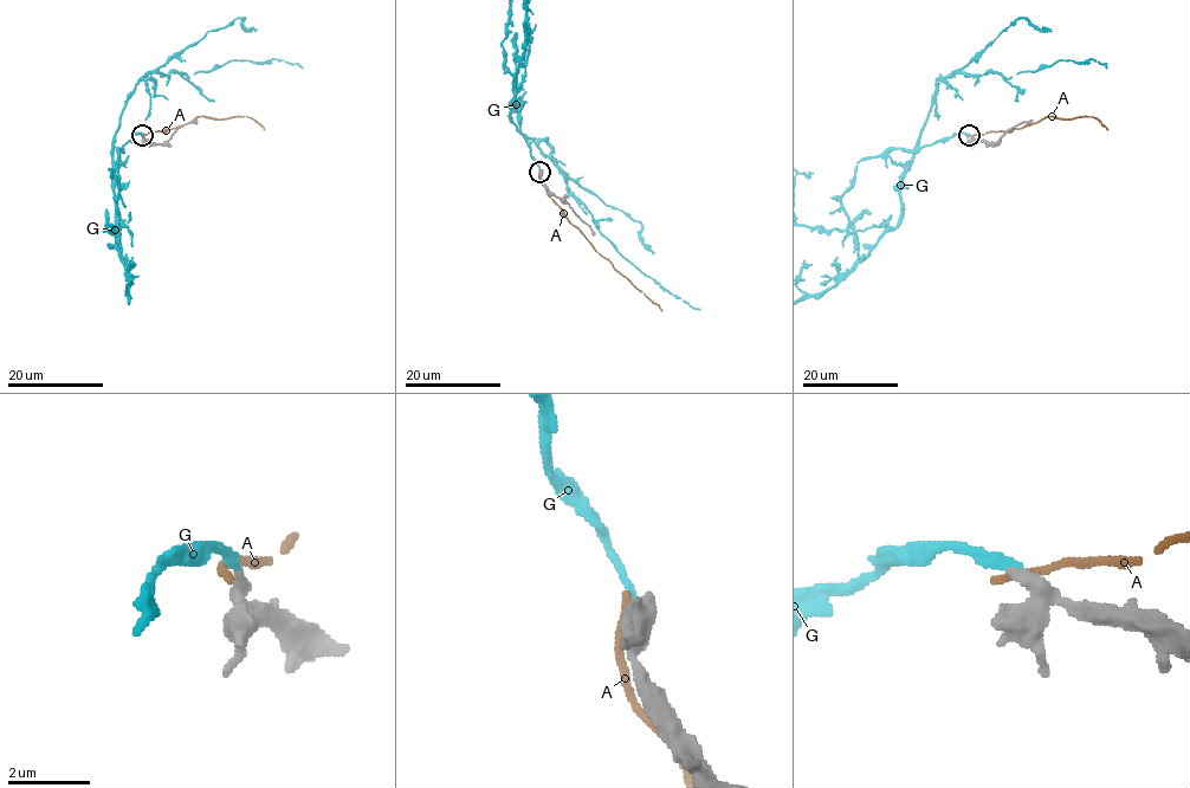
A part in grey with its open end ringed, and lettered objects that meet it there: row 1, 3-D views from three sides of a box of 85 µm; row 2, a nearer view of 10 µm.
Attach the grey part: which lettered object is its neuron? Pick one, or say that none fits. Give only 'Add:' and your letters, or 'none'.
Add: G

